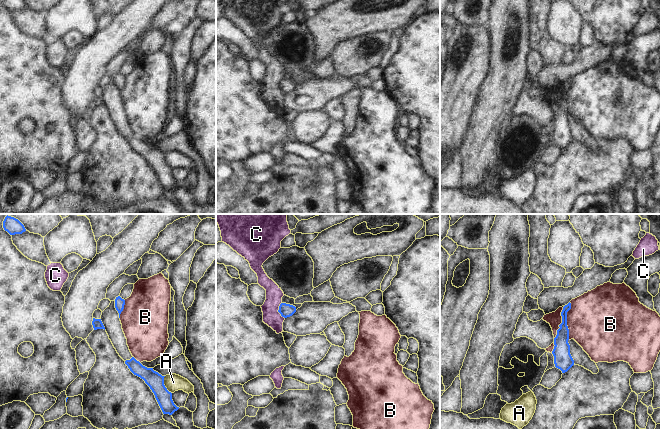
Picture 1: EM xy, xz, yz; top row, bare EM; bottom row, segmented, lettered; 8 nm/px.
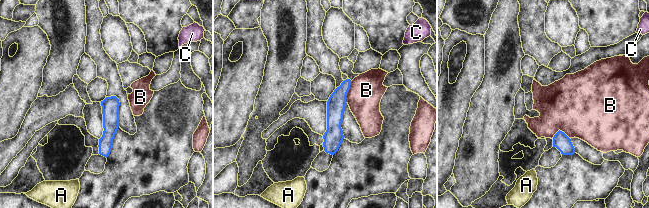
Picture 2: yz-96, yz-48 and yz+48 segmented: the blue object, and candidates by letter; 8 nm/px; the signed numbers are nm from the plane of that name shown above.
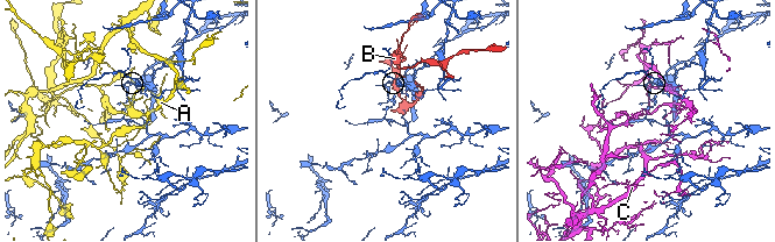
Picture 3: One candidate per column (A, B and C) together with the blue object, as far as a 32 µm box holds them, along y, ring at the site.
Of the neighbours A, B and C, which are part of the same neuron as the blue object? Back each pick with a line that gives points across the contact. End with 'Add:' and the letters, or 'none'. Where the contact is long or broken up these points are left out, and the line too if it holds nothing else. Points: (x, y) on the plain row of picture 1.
Add: none

